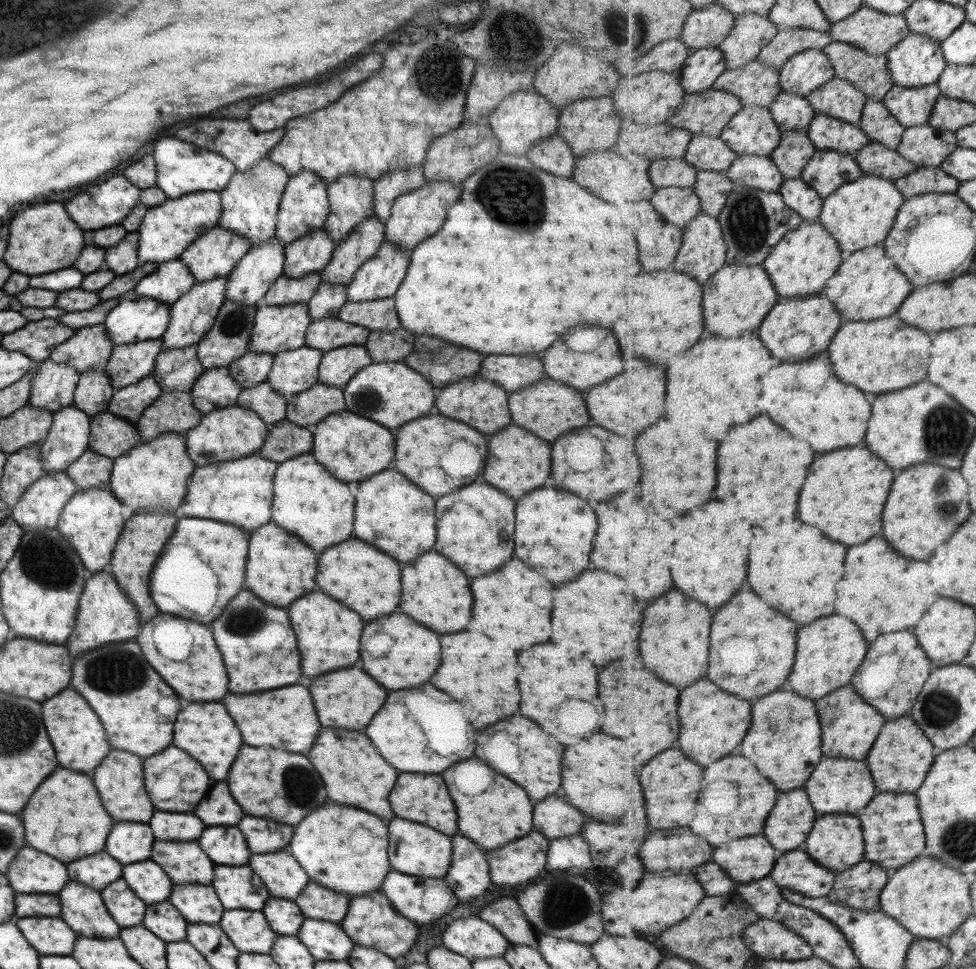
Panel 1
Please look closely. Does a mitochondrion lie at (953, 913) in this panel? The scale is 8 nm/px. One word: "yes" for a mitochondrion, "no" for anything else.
no

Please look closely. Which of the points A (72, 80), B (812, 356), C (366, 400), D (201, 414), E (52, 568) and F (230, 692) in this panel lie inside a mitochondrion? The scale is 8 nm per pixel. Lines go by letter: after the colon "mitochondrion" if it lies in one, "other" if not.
A: other
B: other
C: mitochondrion
D: other
E: mitochondrion
F: other

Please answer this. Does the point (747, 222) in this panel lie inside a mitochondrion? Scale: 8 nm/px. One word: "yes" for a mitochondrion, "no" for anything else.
yes

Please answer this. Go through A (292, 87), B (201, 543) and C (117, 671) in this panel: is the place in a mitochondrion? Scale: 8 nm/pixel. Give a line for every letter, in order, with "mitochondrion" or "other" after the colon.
A: other
B: other
C: mitochondrion

